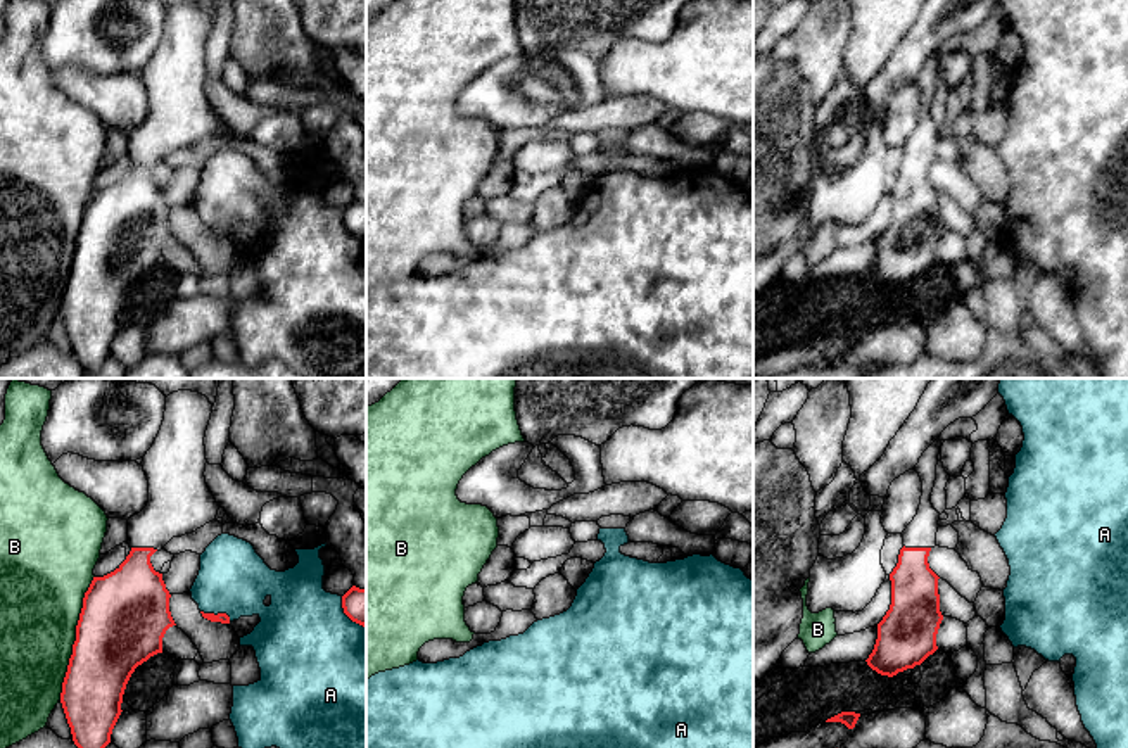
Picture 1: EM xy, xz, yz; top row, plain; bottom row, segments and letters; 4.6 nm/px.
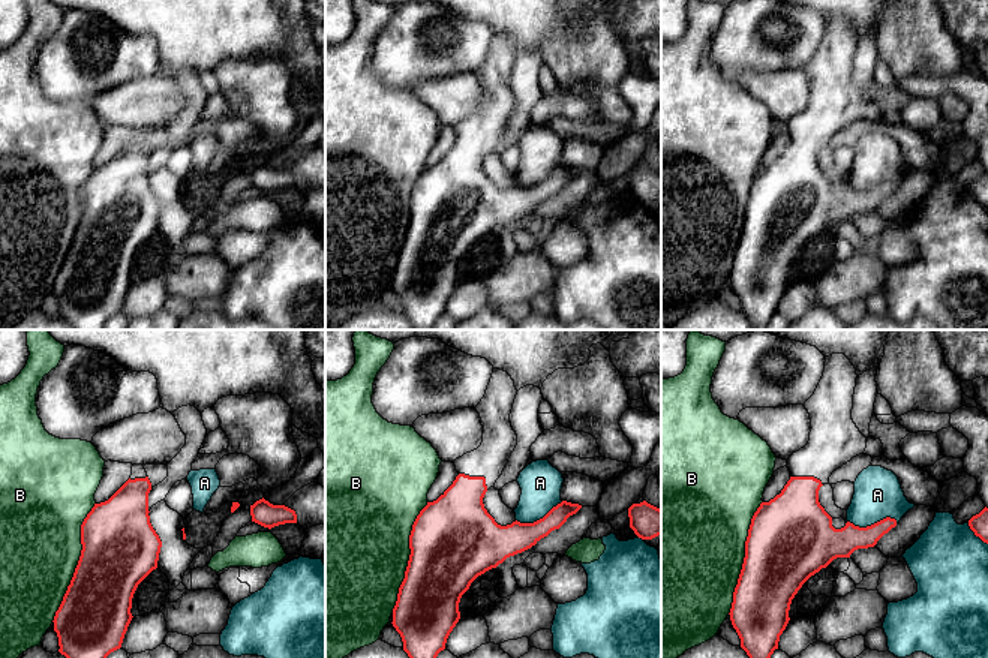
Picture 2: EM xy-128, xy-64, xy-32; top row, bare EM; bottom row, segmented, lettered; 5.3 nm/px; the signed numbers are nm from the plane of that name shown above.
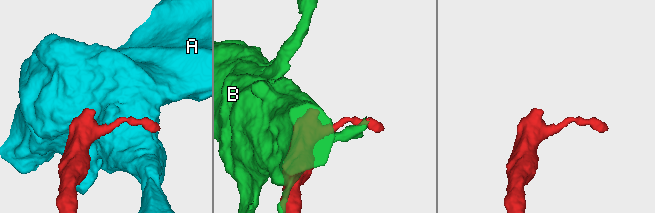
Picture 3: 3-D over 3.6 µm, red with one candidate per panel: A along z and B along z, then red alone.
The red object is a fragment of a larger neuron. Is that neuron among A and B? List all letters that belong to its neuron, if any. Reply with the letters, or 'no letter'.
no letter

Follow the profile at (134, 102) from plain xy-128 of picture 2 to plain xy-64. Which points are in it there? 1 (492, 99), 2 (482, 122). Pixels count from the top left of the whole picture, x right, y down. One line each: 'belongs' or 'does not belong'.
1: does not belong
2: does not belong

